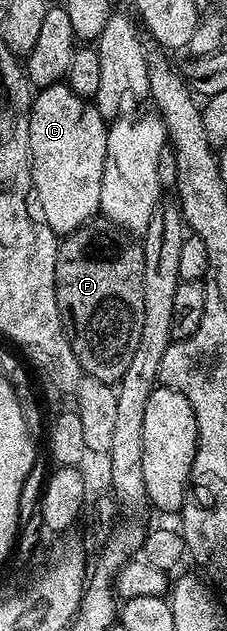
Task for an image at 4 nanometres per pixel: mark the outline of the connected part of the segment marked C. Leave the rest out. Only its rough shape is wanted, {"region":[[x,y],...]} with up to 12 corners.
{"region":[[67,83],[29,109],[35,201],[54,233],[98,216],[107,118]]}

